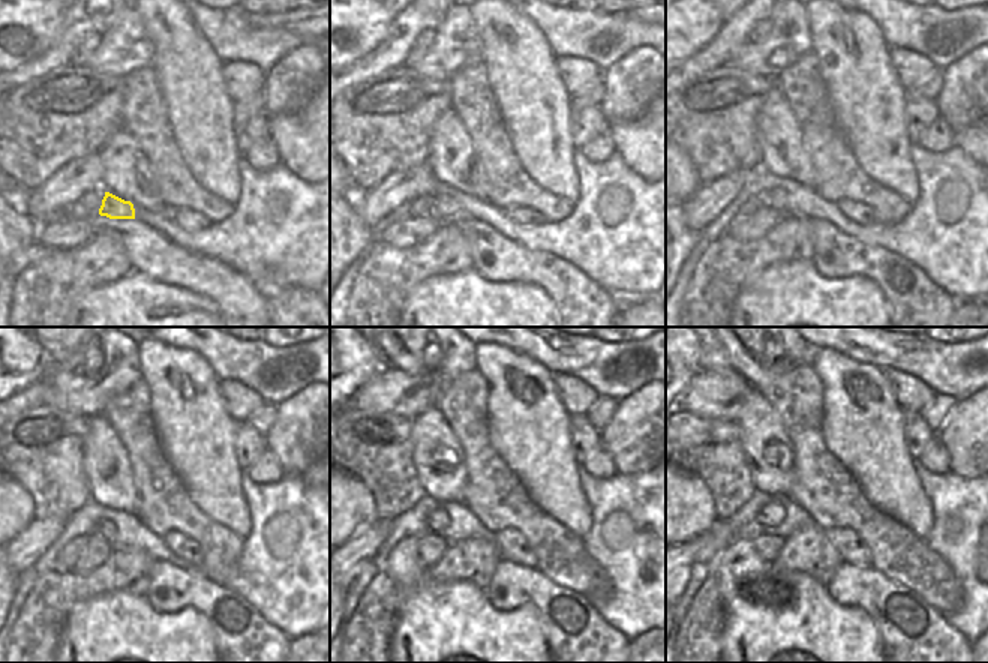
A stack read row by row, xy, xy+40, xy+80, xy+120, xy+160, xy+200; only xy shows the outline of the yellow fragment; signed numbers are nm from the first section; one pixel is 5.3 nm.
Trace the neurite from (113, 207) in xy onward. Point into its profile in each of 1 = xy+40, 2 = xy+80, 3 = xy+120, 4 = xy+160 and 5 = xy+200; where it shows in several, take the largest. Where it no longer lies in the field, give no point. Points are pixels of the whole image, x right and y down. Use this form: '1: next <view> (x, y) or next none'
1: next xy+40 (444, 209)
2: next xy+80 (775, 198)
3: next xy+120 (105, 530)
4: next xy+160 (438, 519)
5: next xy+200 (771, 515)

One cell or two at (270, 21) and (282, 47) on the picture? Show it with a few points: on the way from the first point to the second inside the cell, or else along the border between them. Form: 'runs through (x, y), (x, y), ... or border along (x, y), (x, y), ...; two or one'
border along (245, 15), (254, 29), (285, 29), (309, 39); two

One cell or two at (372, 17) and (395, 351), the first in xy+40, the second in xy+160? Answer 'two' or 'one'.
two

